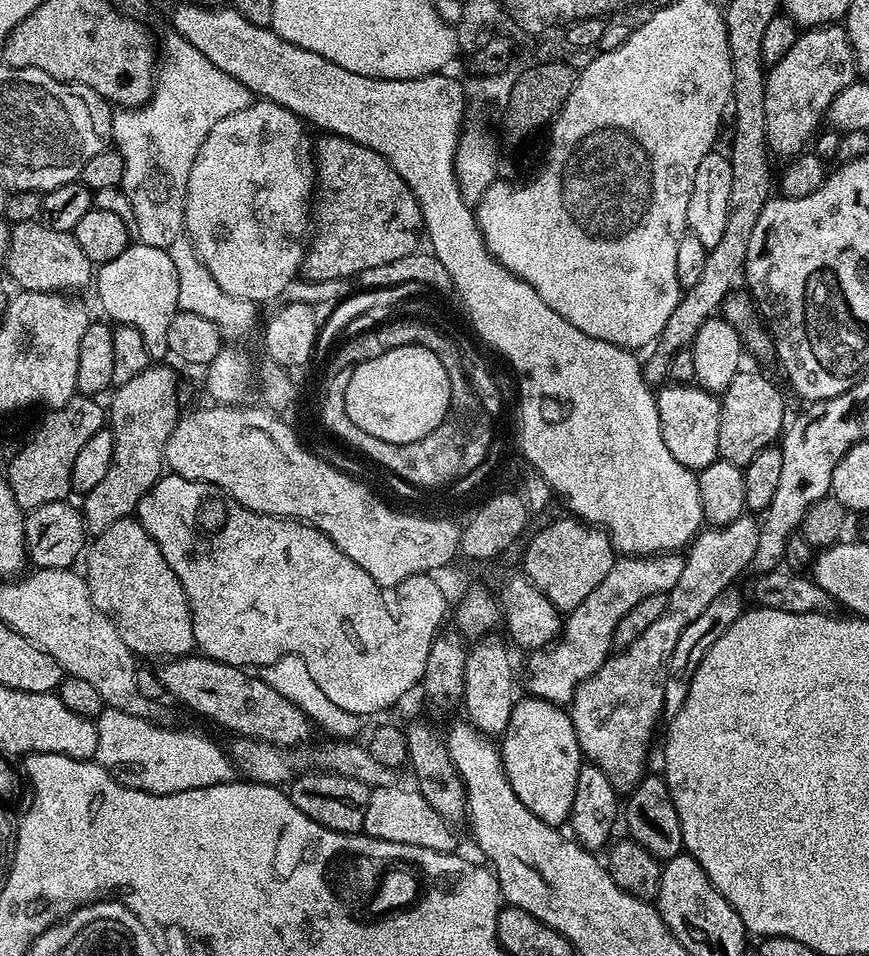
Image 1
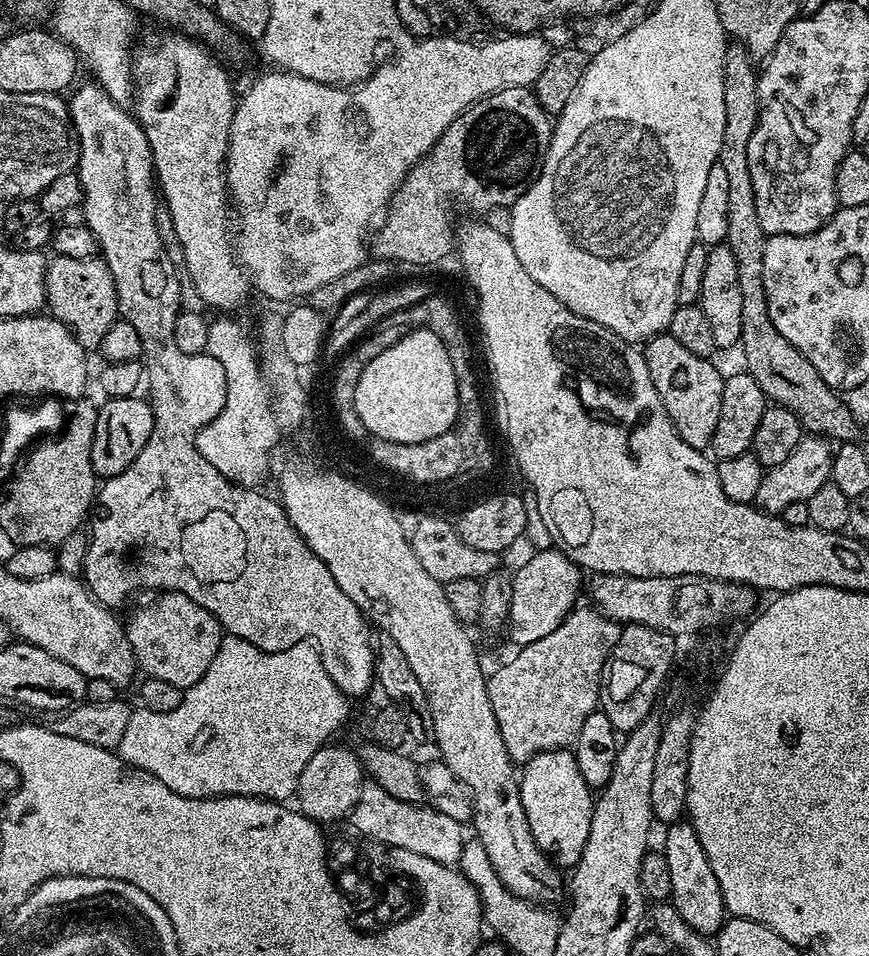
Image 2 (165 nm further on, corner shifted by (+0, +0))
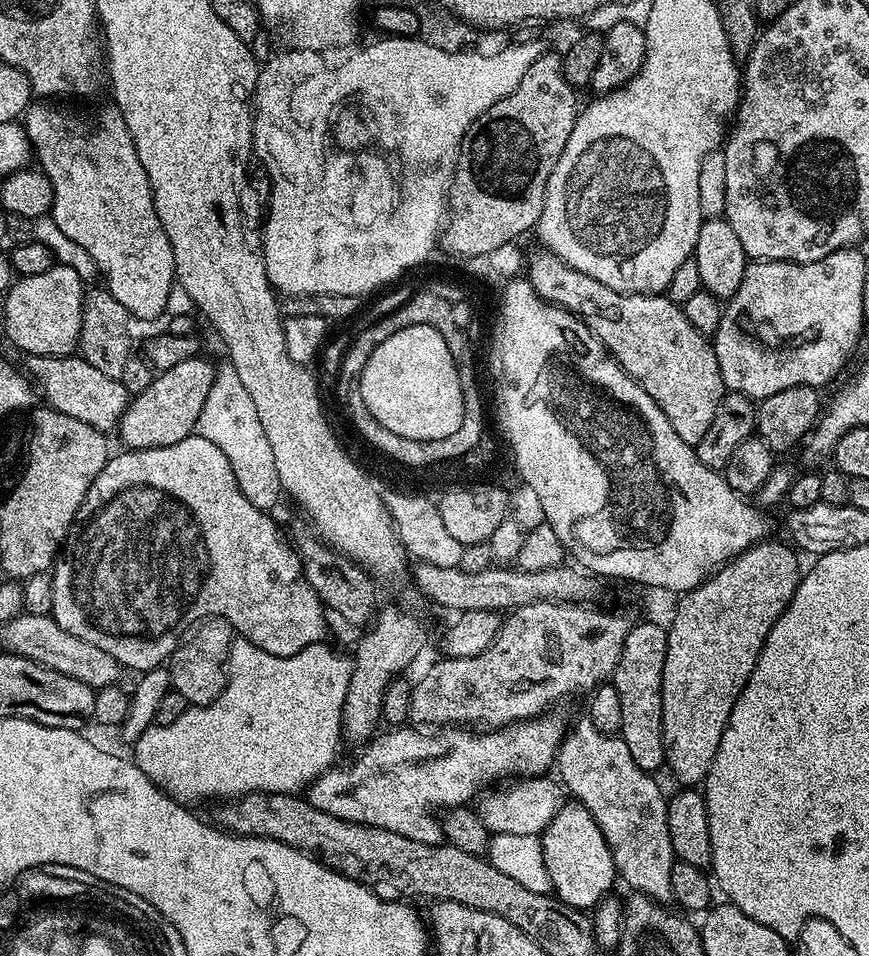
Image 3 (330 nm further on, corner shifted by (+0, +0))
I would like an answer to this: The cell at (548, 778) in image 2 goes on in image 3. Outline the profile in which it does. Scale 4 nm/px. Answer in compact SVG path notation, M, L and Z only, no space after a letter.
M565 802L560 805L558 814L545 826L540 836L542 858L550 874L552 892L557 900L572 908L581 910L595 909L596 905L613 891L612 883L617 883L618 873L610 846L598 830L598 822L579 802Z

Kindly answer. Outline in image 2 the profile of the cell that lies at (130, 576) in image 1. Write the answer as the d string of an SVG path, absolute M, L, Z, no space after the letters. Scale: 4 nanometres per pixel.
M161 591L157 596L157 600L142 605L126 620L128 641L141 673L186 690L197 684L210 668L210 662L214 662L222 629L210 610L198 606L186 594Z

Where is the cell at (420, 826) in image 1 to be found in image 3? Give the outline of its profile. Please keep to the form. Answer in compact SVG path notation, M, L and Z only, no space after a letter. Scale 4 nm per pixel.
M543 714L535 719L523 720L520 723L509 724L507 727L499 727L495 730L481 731L481 736L475 736L475 731L469 730L464 726L396 726L391 730L377 735L375 738L367 741L363 745L360 757L353 764L337 763L328 771L316 777L306 789L306 798L310 802L310 806L314 806L318 810L322 810L322 814L334 814L334 818L342 818L346 822L354 822L355 824L365 824L366 826L374 826L382 830L394 830L394 834L402 834L402 838L414 838L414 842L426 842L427 844L443 844L445 843L444 831L440 829L440 822L437 813L432 813L435 808L446 810L450 807L459 807L467 805L470 801L470 794L474 794L478 790L478 786L486 784L498 778L512 776L508 778L527 778L530 776L543 776L555 765L556 755L560 749L560 743L564 740L566 731L566 723L560 716L550 716L551 714Z

